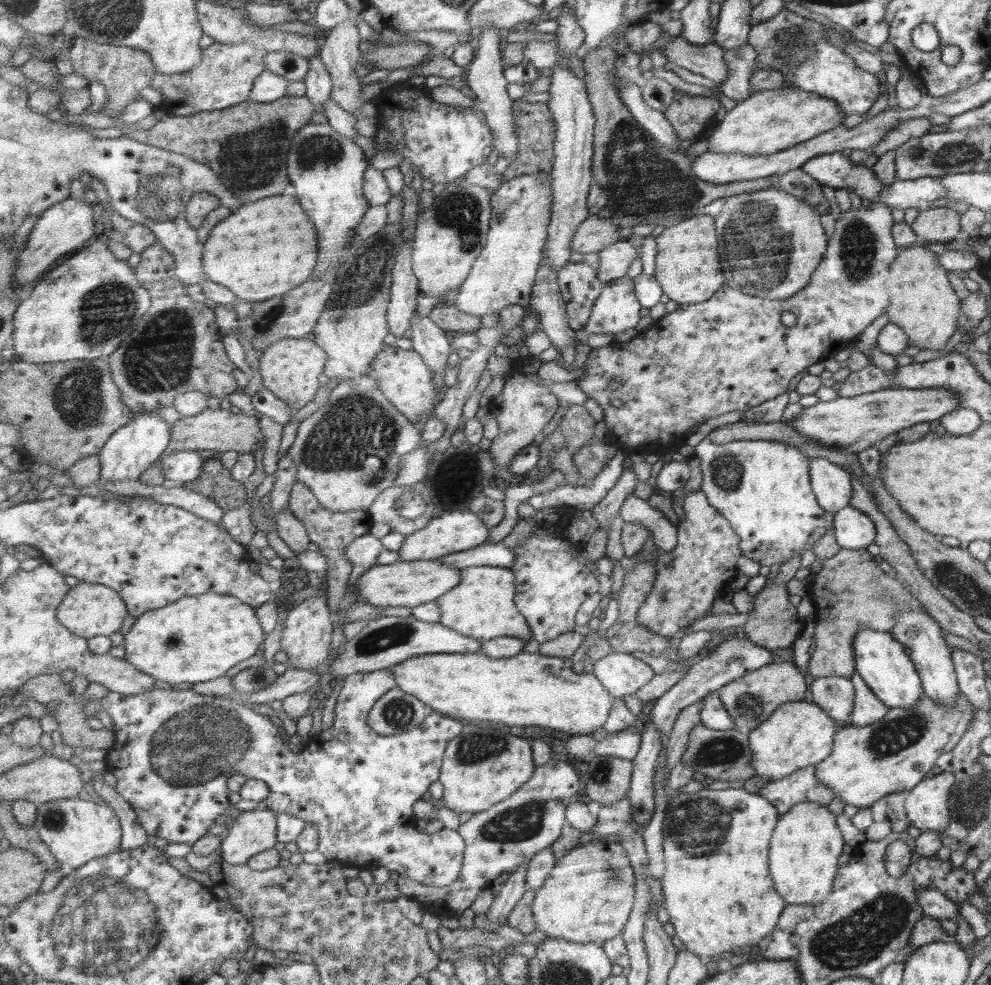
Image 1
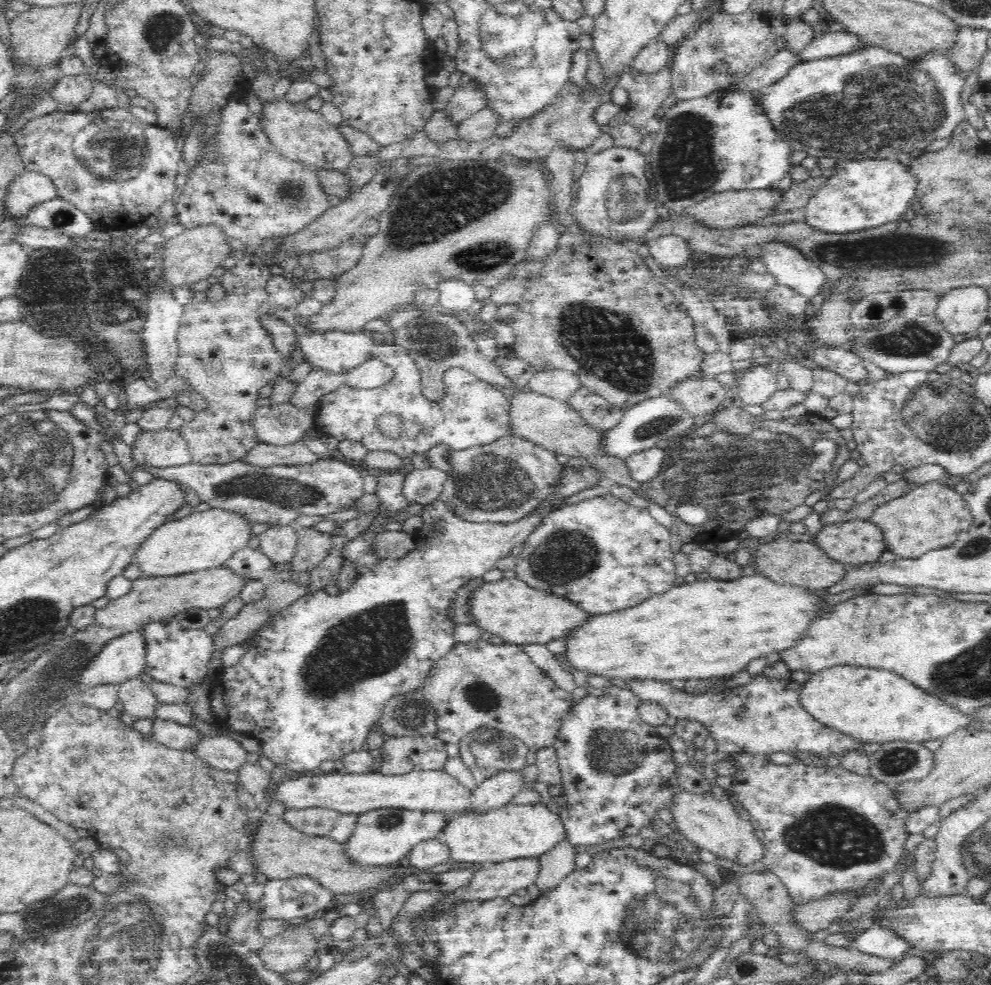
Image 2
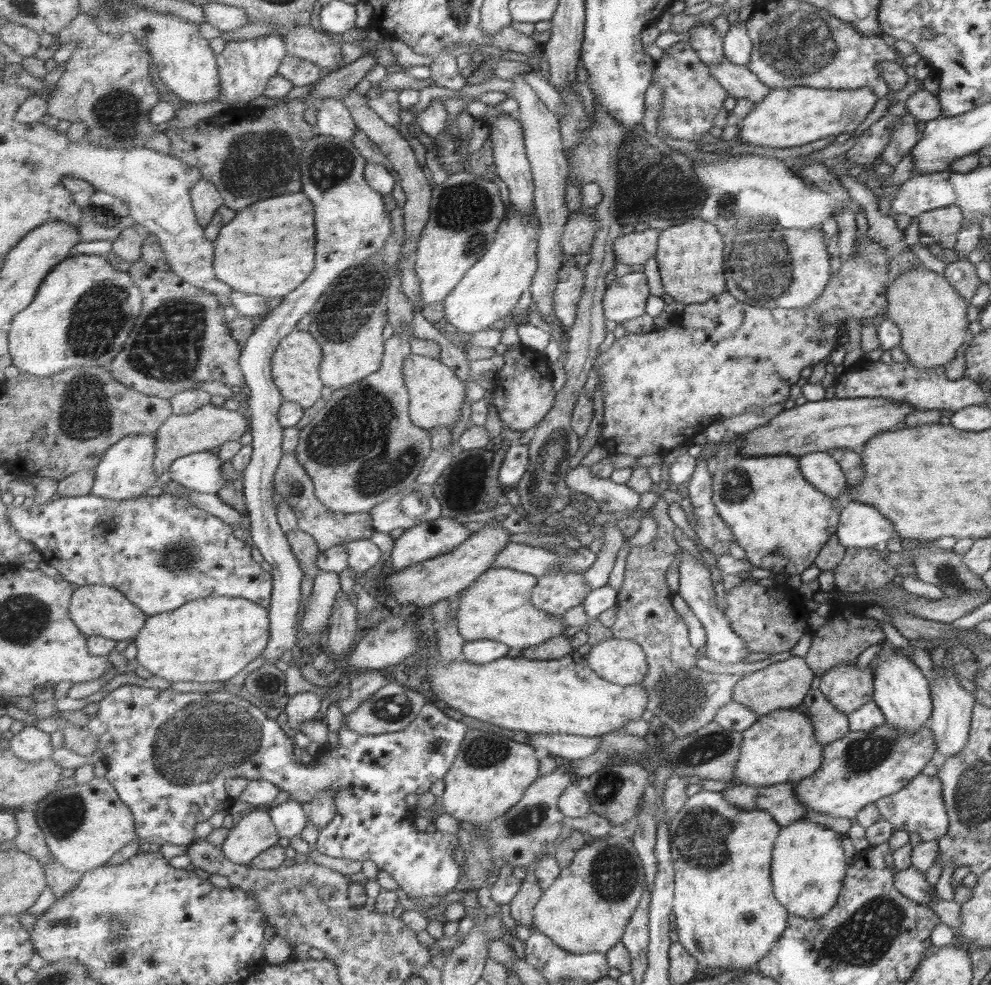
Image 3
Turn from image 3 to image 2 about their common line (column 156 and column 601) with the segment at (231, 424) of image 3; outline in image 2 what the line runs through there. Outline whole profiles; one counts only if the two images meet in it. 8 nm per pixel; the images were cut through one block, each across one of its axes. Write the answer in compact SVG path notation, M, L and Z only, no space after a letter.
M514 390L510 402L510 435L550 449L555 454L564 454L568 457L580 456L580 458L584 458L585 462L594 463L602 472L602 476L605 476L608 484L628 486L645 498L642 483L632 478L627 463L602 455L599 448L603 433L586 427L578 412L569 405L568 401L554 400L549 396L536 394L530 390Z

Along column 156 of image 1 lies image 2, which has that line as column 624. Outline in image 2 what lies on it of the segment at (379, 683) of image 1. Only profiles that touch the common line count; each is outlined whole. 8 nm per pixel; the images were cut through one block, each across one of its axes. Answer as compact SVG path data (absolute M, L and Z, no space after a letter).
M613 685L589 687L588 691L566 716L553 744L562 778L560 794L566 800L566 806L560 807L560 818L568 831L568 841L574 846L582 845L591 855L615 848L644 847L640 829L652 827L658 810L668 808L671 797L680 789L675 777L677 764L673 752L667 738L641 719L641 701L634 693Z

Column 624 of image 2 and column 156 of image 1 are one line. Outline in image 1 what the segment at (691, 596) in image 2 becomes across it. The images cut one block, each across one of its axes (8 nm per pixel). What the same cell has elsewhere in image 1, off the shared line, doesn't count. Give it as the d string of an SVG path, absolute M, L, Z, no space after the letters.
M210 592L206 595L184 596L169 606L148 611L136 617L136 622L124 636L125 660L137 669L149 673L158 681L170 685L213 681L224 676L227 670L239 662L255 656L264 648L267 638L254 605L239 600L239 597Z

